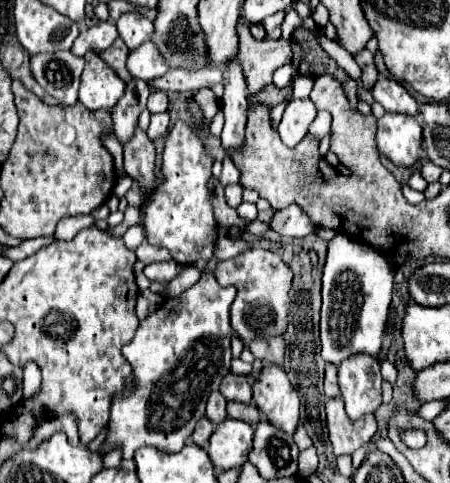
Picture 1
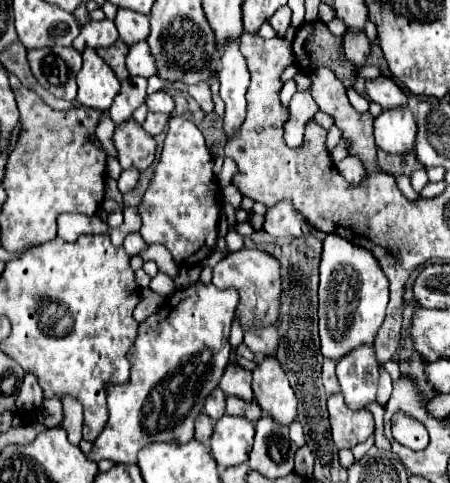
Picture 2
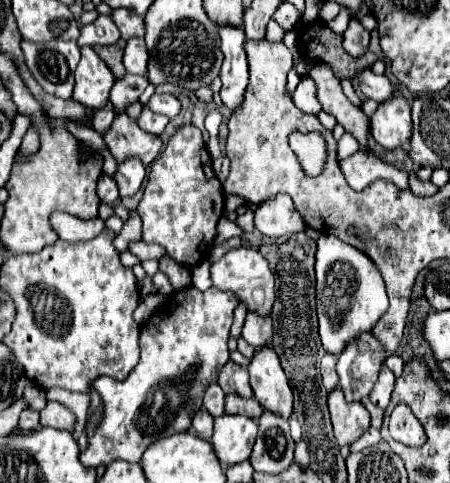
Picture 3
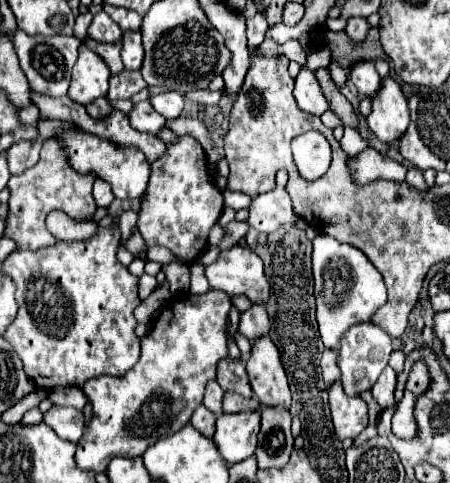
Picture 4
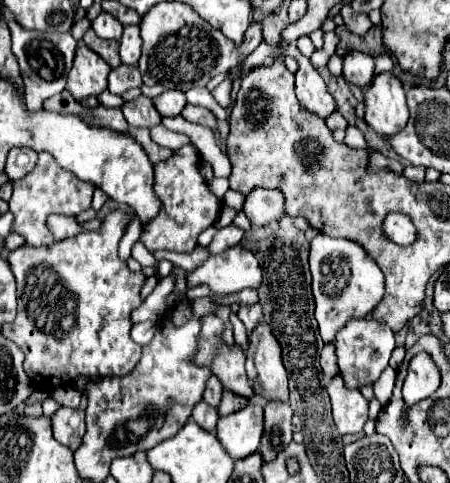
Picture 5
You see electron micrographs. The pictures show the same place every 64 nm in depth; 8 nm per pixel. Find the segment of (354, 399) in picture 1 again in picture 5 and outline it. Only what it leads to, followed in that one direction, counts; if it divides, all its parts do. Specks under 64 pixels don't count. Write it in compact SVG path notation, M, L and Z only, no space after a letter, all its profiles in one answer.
M356 318L348 320L348 324L336 334L336 356L338 356L338 368L342 372L344 382L348 388L362 388L366 384L374 384L380 376L380 372L388 366L390 354L396 346L394 342L394 332L384 324L374 318Z

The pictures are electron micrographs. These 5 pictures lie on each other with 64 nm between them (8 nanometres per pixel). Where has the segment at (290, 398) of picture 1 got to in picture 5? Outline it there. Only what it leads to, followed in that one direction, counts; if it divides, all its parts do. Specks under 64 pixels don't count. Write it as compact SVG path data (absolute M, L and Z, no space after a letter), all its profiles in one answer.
M266 322L260 324L260 328L254 328L248 338L250 344L246 350L246 372L254 382L254 392L266 400L288 400L288 372L282 364L282 348L270 326Z

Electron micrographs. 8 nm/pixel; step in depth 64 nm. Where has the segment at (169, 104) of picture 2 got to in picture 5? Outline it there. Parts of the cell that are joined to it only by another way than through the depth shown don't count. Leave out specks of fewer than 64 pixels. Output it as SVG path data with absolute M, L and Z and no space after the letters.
M166 90L154 98L154 106L160 116L178 116L186 106L186 94L180 90Z

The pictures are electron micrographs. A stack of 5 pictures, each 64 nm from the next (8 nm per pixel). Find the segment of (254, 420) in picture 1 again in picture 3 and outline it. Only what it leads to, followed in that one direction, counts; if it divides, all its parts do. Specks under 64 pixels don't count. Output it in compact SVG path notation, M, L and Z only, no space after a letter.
M236 394L226 396L226 412L228 414L246 414L246 398L240 398Z

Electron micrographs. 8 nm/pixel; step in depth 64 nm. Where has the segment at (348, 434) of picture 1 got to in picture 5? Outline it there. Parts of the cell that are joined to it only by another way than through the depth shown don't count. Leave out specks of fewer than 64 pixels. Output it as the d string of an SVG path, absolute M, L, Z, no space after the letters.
M334 376L326 386L332 402L332 416L340 434L360 434L368 420L368 400L360 390L350 390L344 386L342 376Z

